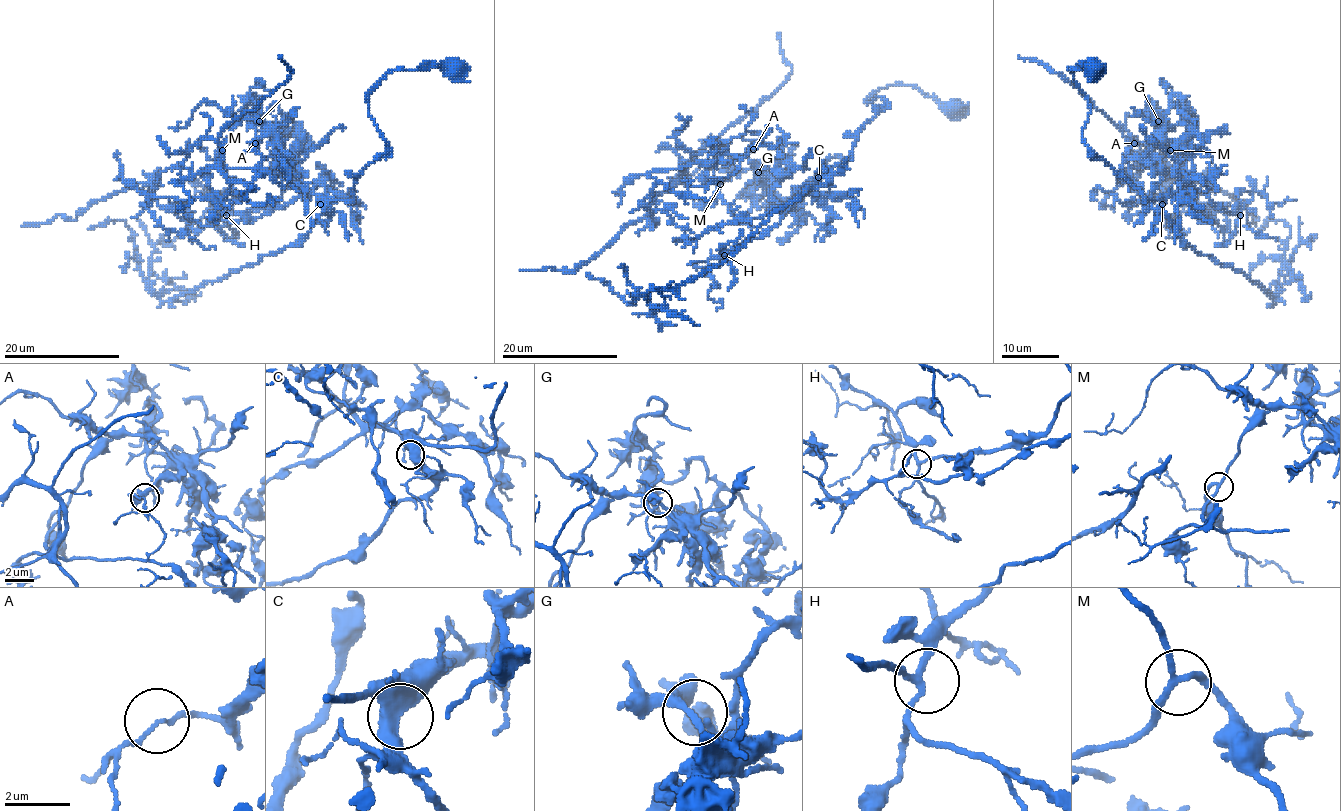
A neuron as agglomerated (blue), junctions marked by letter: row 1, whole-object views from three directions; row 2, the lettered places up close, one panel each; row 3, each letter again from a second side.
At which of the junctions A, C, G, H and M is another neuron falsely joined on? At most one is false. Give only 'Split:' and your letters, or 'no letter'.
Split: A

